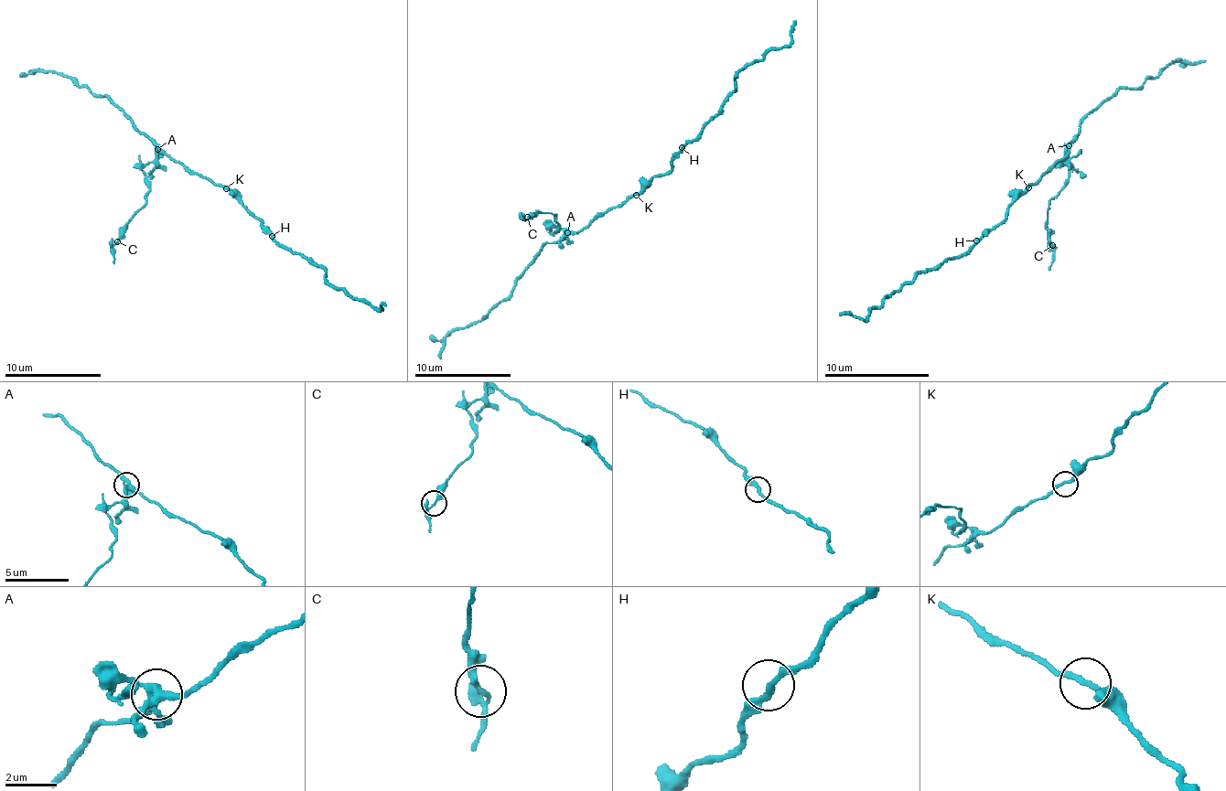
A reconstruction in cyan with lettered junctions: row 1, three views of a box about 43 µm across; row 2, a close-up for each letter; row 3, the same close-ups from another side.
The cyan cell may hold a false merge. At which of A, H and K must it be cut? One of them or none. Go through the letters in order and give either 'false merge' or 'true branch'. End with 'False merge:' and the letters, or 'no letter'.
A: false merge
H: true branch
K: true branch
False merge: A

